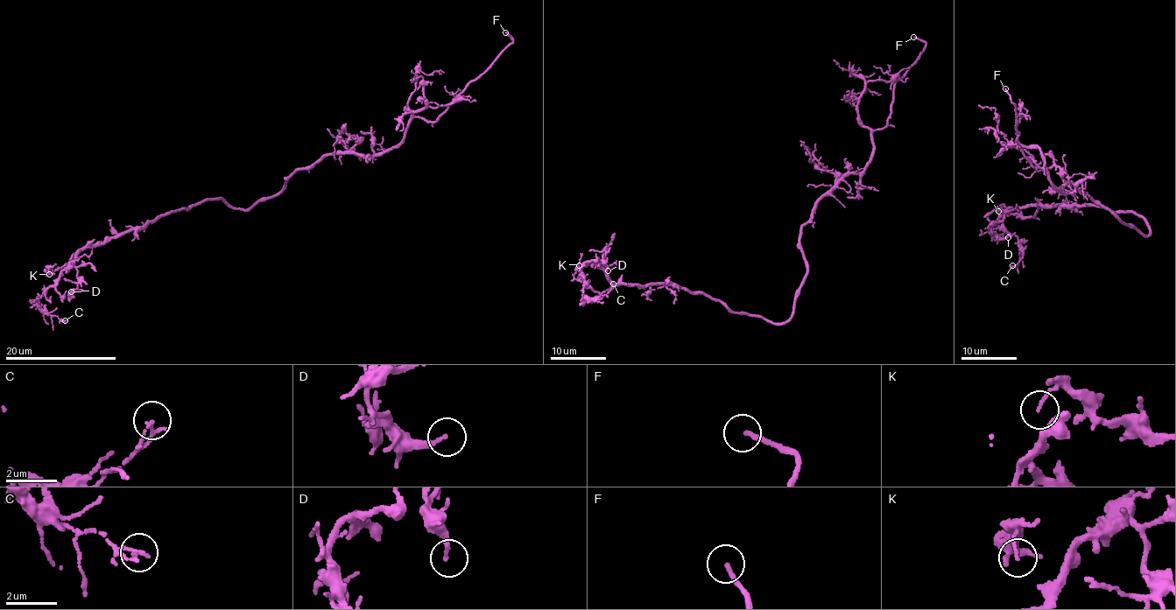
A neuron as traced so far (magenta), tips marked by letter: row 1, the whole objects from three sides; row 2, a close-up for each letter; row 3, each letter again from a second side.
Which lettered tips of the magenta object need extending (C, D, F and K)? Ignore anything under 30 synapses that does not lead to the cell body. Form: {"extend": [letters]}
{"extend": ["F"]}

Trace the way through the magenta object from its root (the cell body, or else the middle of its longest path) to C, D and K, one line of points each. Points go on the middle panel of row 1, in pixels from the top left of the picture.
C: (799, 287), (791, 316), (777, 324), (678, 286), (617, 285), (584, 263), (587, 296), (603, 296), (613, 283)
D: (799, 287), (791, 316), (777, 324), (732, 312), (678, 286), (616, 284), (602, 266), (605, 250), (608, 270)
K: (799, 287), (791, 316), (777, 324), (732, 312), (702, 293), (668, 284), (617, 285), (596, 292), (579, 265)

